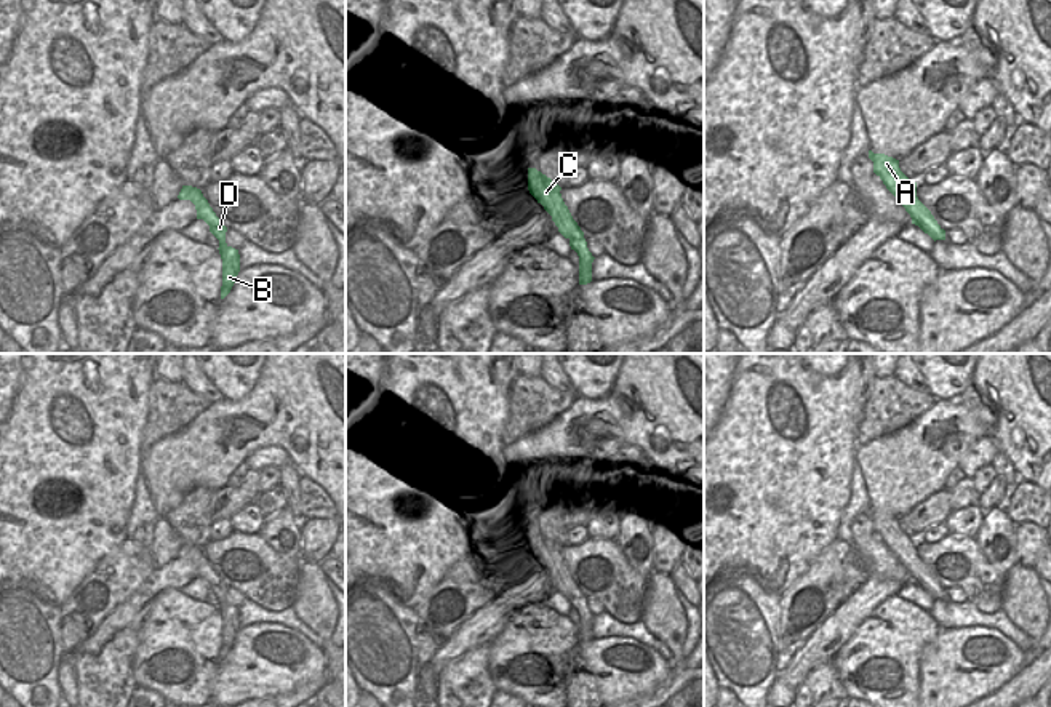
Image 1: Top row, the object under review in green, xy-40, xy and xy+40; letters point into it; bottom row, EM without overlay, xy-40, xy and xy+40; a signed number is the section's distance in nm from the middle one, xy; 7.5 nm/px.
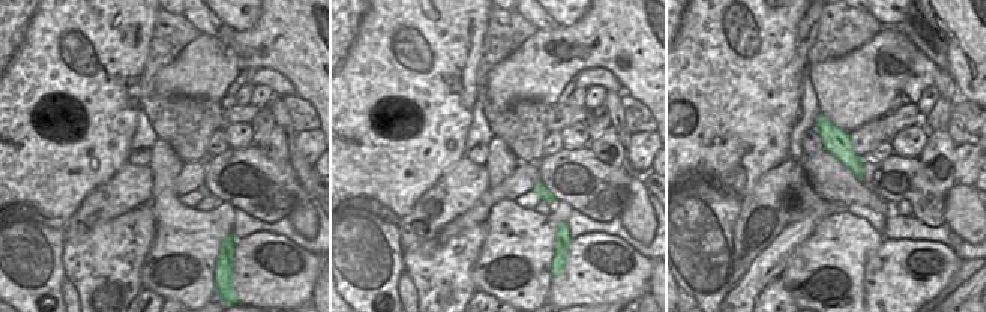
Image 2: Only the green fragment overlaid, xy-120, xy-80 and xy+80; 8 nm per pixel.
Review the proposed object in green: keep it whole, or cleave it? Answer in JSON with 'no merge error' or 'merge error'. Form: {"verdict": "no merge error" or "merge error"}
{"verdict": "no merge error"}

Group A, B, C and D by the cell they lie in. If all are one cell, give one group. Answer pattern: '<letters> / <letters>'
A B C D

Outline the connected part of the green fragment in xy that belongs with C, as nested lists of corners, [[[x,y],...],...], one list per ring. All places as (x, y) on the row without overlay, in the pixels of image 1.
[[[528,526],[528,549],[529,552],[544,565],[544,568],[552,574],[552,579],[558,585],[558,590],[569,598],[571,608],[579,614],[579,643],[587,643],[592,640],[592,621],[593,614],[587,606],[584,590],[573,577],[568,565],[561,557],[561,545],[550,536],[537,529],[536,526]]]

